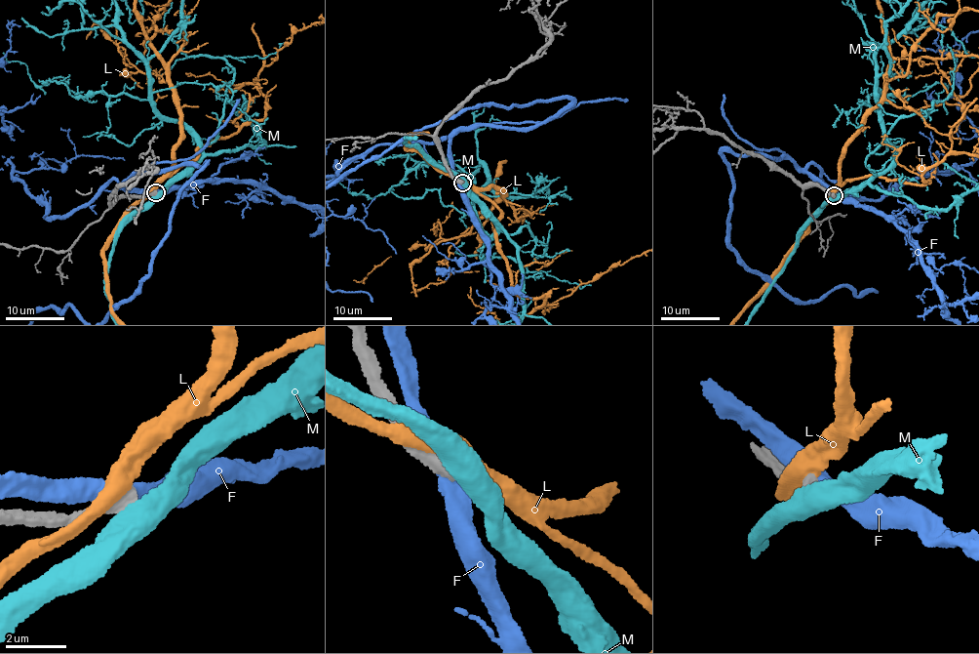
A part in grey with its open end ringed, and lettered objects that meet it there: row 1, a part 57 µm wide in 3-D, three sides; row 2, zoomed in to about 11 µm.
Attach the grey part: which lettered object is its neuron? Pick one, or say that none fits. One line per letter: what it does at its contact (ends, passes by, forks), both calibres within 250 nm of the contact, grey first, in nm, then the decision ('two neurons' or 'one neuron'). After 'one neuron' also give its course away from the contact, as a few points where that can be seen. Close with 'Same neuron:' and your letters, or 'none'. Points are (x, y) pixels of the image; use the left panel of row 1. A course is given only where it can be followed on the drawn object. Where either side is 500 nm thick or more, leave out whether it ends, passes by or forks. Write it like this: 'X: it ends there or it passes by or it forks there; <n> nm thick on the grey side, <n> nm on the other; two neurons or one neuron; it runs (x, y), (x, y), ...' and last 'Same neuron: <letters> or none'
F: 650 nm thick on the grey side, 480 nm on the other; two neurons
L: 650 nm thick on the grey side, 500 nm on the other; two neurons
M: 600 nm thick on the grey side, 550 nm on the other; two neurons
Same neuron: none

